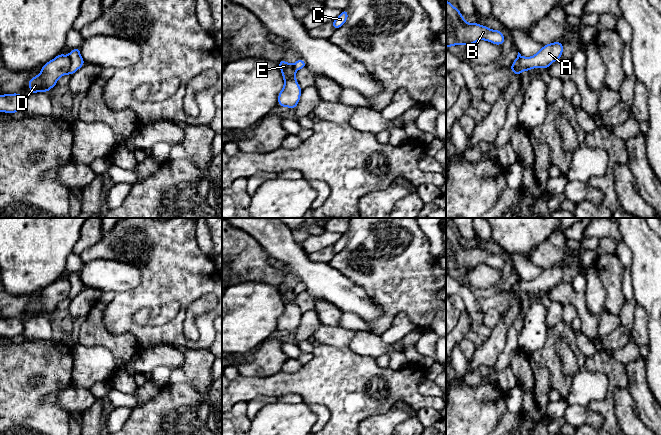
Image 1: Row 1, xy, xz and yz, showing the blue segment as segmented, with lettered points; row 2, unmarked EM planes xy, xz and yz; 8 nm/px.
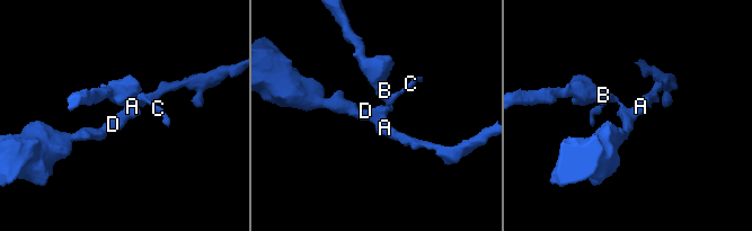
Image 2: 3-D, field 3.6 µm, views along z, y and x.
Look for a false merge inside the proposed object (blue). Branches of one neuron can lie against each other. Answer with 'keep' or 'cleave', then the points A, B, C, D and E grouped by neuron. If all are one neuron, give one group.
cleave | A D E / B C

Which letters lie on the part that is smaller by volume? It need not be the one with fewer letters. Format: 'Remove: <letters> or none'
Remove: A, D, E

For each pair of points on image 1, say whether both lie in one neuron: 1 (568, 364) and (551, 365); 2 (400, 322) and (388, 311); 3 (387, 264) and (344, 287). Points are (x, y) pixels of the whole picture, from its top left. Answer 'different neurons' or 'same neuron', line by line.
1: different neurons
2: different neurons
3: different neurons

